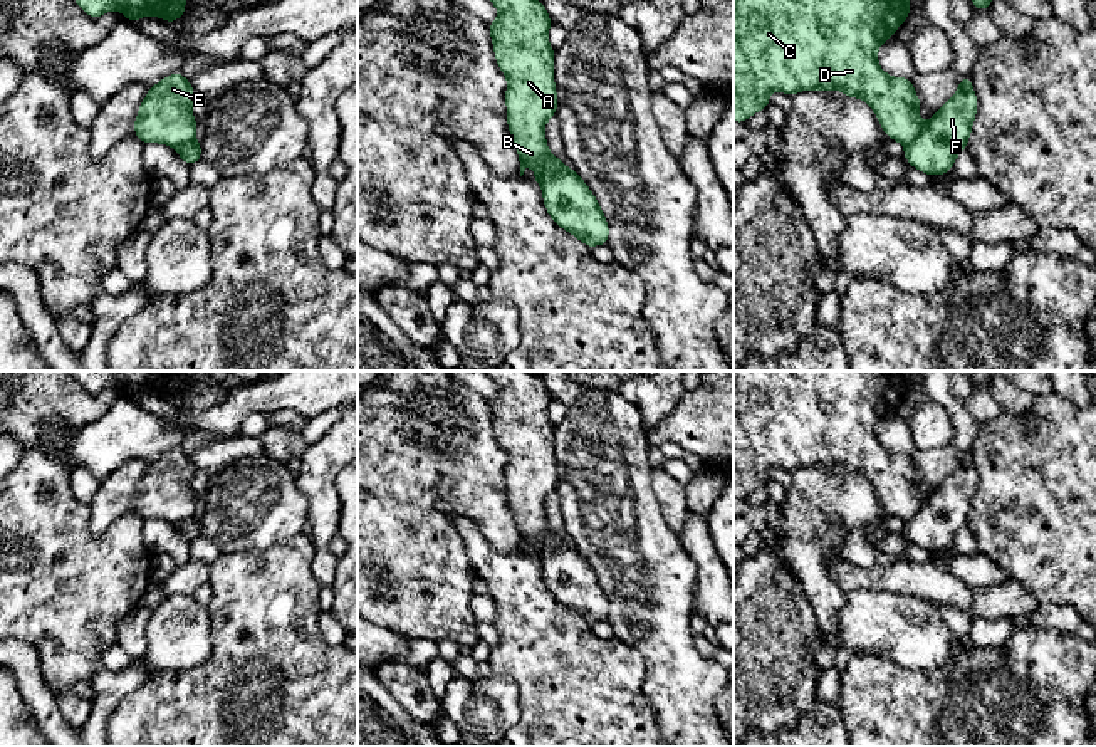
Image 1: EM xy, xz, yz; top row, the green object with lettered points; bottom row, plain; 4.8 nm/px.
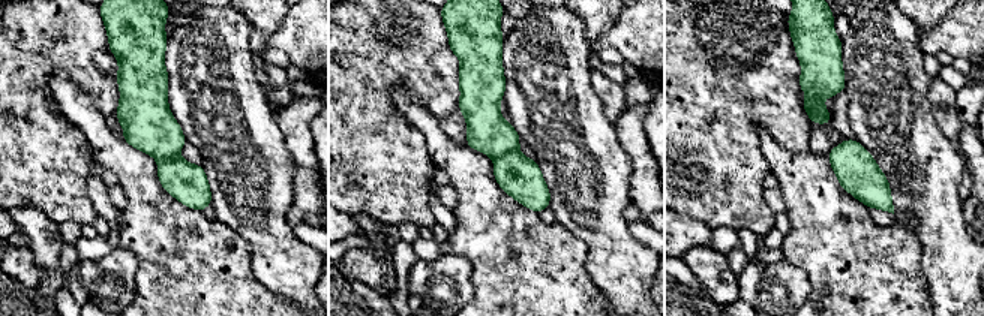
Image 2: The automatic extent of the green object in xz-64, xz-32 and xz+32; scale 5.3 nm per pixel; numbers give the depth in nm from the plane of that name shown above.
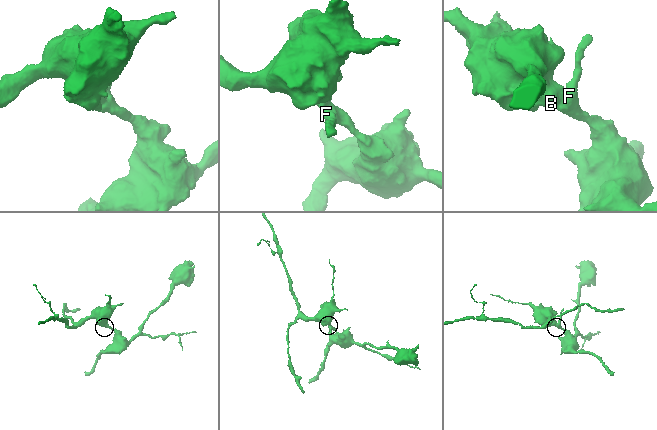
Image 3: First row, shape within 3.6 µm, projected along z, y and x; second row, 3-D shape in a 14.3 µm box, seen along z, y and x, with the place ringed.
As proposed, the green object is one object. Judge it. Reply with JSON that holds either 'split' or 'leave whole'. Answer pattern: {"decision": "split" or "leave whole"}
{"decision": "split"}

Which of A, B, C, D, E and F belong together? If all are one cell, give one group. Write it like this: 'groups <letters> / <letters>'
groups A B C D E / F

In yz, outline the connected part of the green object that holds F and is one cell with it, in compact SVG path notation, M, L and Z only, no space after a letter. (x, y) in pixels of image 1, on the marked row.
M968 74L915 141L905 146L905 159L930 178L952 171L957 156L967 149L975 116L977 94Z

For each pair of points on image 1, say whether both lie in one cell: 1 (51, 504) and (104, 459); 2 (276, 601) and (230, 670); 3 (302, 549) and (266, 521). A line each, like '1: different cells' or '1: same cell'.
1: different cells
2: same cell
3: different cells

